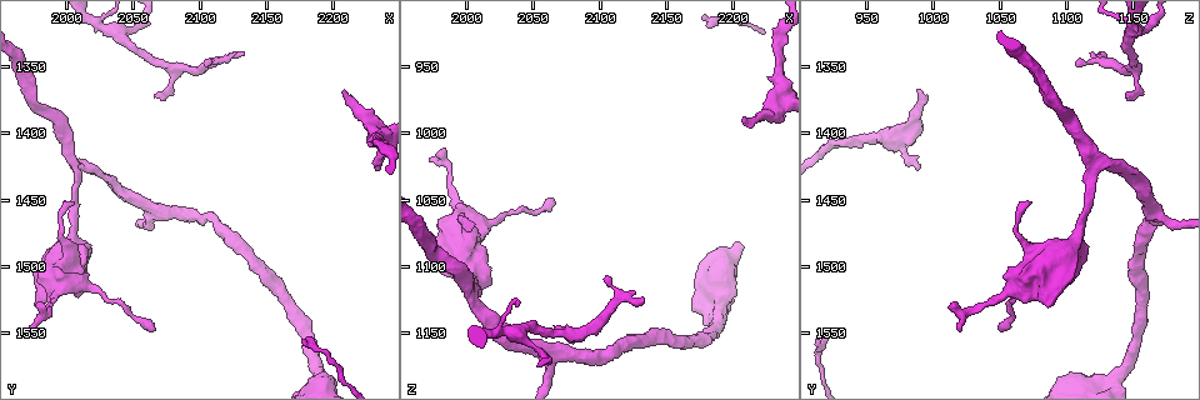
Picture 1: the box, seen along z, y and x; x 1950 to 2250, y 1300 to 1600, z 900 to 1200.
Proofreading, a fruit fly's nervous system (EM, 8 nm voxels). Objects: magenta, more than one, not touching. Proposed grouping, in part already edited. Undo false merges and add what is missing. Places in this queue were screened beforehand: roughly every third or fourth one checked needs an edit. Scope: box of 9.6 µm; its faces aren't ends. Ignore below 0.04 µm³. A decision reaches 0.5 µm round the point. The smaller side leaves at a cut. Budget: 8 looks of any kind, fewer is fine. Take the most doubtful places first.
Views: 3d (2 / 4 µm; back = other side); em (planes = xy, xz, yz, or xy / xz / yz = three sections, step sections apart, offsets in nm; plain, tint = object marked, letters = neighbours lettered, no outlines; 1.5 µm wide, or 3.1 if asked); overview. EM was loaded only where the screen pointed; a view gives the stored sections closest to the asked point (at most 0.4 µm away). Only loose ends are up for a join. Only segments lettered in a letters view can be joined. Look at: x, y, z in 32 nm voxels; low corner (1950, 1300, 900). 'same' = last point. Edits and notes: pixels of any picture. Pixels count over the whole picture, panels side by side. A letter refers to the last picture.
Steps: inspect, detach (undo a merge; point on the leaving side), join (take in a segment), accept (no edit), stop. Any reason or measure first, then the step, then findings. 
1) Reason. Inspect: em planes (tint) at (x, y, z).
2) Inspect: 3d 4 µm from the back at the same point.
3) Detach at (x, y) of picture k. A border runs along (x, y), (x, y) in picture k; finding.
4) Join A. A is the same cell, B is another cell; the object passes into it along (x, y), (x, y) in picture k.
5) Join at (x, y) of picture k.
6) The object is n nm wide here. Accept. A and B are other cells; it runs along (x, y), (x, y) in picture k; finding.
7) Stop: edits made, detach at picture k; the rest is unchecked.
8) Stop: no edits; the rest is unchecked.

Free end. Inspect: 3d 4 µm at (2206, 1366, 986).

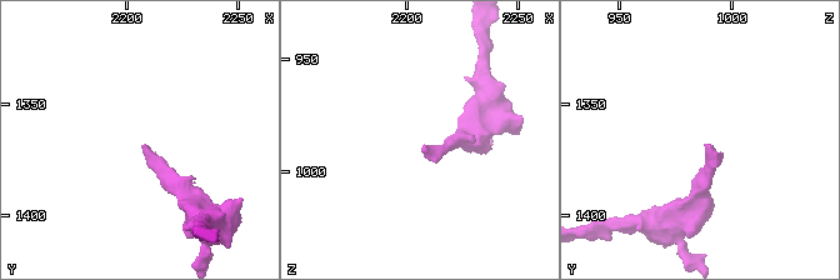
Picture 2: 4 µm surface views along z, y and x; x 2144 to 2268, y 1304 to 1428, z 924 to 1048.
Need the tissue. Inspect: em yz step 8 (letters) at (2206, 1369, 987).

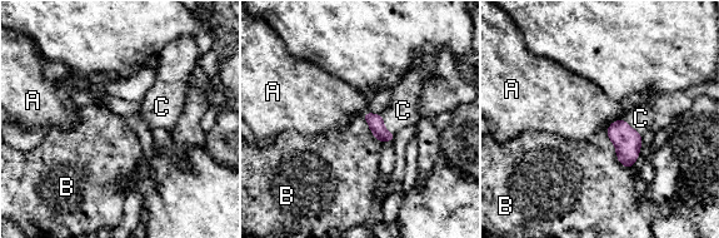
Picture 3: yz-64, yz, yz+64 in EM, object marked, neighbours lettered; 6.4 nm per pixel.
Another direction. Inspect: em planes (letters) at the same point.

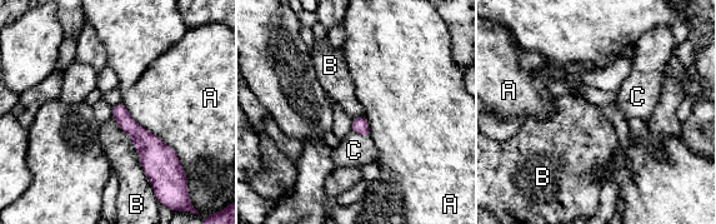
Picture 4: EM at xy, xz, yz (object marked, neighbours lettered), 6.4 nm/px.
Join C. C is the same cell, A and B are other cells; the neuron continues.

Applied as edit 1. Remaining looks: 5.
Free end. Inspect: em xz step 8 (tint) at (2134, 1338, 1128).

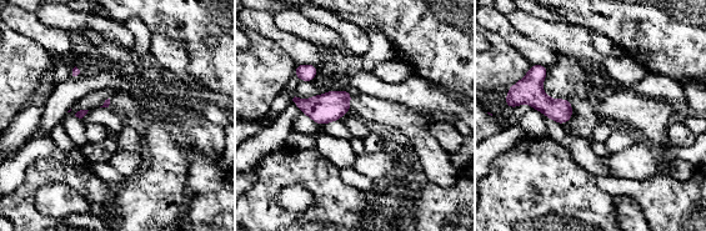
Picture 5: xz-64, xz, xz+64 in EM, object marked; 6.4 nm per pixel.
Cut it another way. Inspect: em planes (letters) at the same point.

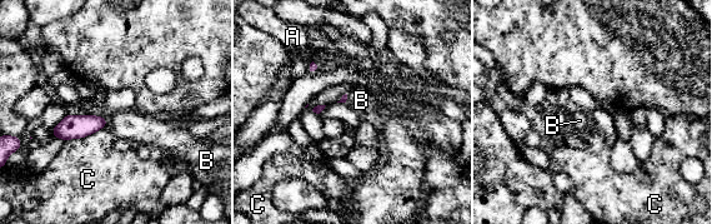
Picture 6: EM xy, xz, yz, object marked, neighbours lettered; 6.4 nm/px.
Join B. B is the same cell, A and C are other cells; the neuron continues.

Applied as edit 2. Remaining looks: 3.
Tapers out. Inspect: 3d 2 µm at (2068, 1376, 1146).

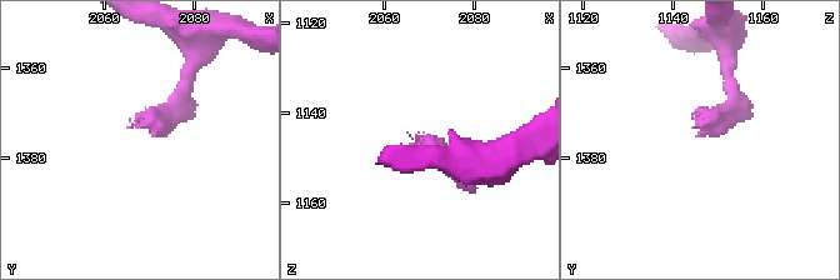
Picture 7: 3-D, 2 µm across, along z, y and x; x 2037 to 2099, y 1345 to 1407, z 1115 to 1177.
Need the tissue. Inspect: em xy step 8 (tint) at (2071, 1376, 1147).

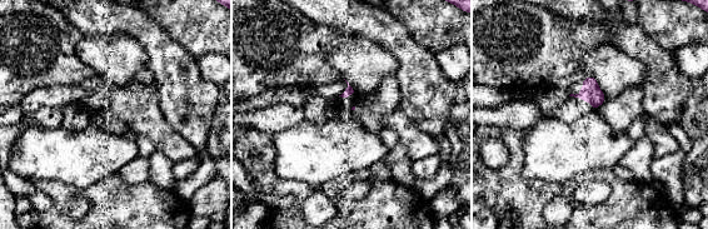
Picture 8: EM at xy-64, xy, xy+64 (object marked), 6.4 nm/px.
Cut it another way. Inspect: em planes (letters) at the same point.

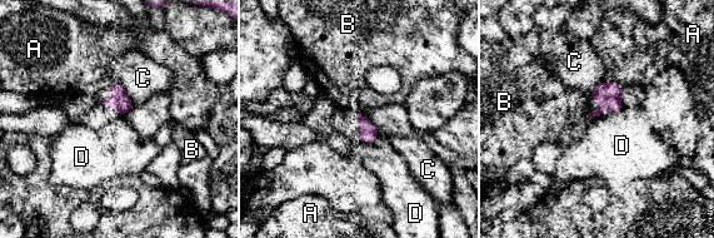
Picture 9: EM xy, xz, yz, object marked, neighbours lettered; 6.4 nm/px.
The object is 120 nm wide here; the longest contact is with C, 190 nm. Accept. A, B, C and D are other cells; no lettered segment goes on from it.

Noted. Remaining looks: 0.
Stop: edits made, join at picture 4, join at picture 6; the rest is unchecked.

